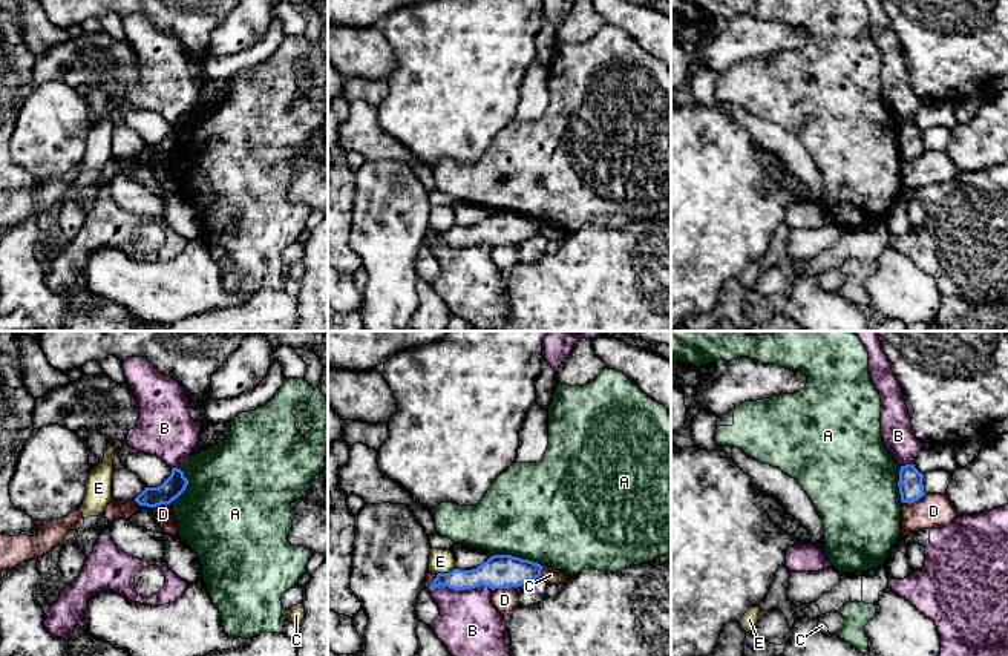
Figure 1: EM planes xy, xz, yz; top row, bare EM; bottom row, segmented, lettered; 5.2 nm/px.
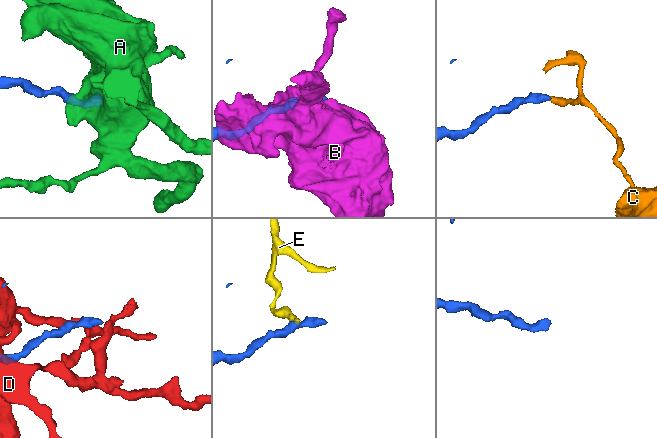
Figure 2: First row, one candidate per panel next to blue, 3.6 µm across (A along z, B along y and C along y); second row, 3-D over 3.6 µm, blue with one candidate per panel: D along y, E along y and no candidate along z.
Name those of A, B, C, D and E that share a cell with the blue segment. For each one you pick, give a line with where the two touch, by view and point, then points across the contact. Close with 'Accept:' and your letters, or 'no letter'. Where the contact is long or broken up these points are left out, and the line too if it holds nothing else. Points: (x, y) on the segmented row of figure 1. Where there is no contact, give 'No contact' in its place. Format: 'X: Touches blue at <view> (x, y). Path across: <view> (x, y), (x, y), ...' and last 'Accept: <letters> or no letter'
Accept: no letter

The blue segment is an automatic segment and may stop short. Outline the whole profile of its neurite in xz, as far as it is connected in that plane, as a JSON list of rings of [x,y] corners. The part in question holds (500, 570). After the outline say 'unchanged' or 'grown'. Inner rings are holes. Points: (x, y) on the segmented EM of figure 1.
[[[493,555],[472,570],[453,569],[438,573],[429,590],[446,585],[453,590],[475,589],[479,585],[495,589],[519,587],[541,576],[542,566],[512,555]]] | unchanged

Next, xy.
[[[173,467],[170,477],[161,486],[146,487],[135,501],[147,507],[170,504],[185,490],[187,484],[188,480],[184,477],[184,472]]] | unchanged

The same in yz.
[[[915,464],[901,466],[898,486],[902,503],[915,503],[925,495],[922,478]]] | unchanged

